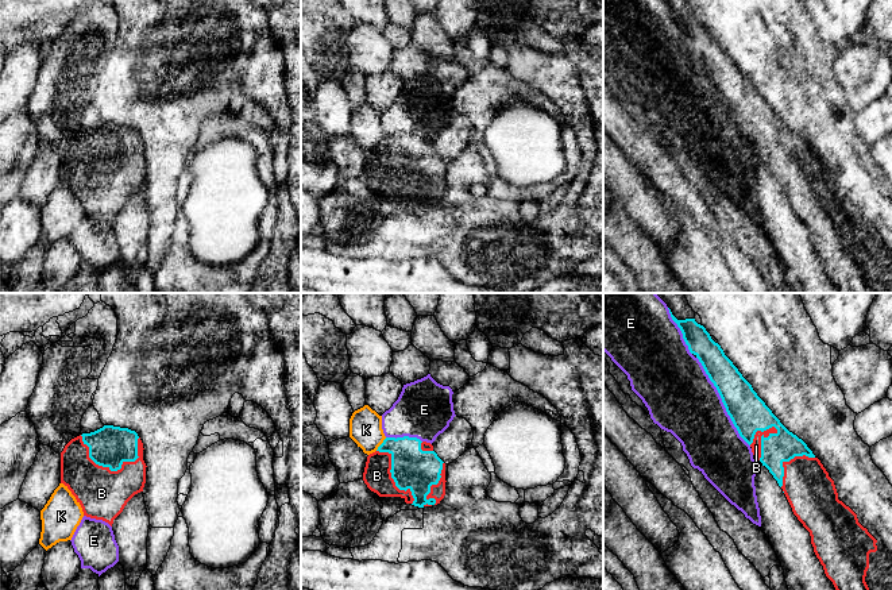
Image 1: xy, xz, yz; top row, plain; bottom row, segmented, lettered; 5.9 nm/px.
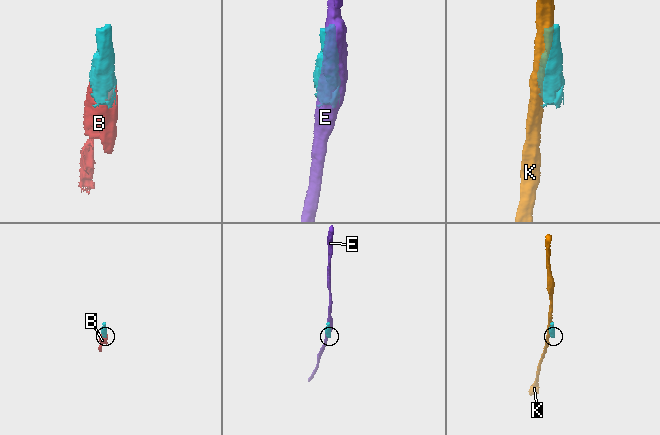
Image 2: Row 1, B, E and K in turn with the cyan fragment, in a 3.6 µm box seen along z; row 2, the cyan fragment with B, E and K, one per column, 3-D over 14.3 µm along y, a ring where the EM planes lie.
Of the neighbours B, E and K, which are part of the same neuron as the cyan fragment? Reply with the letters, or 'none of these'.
B

